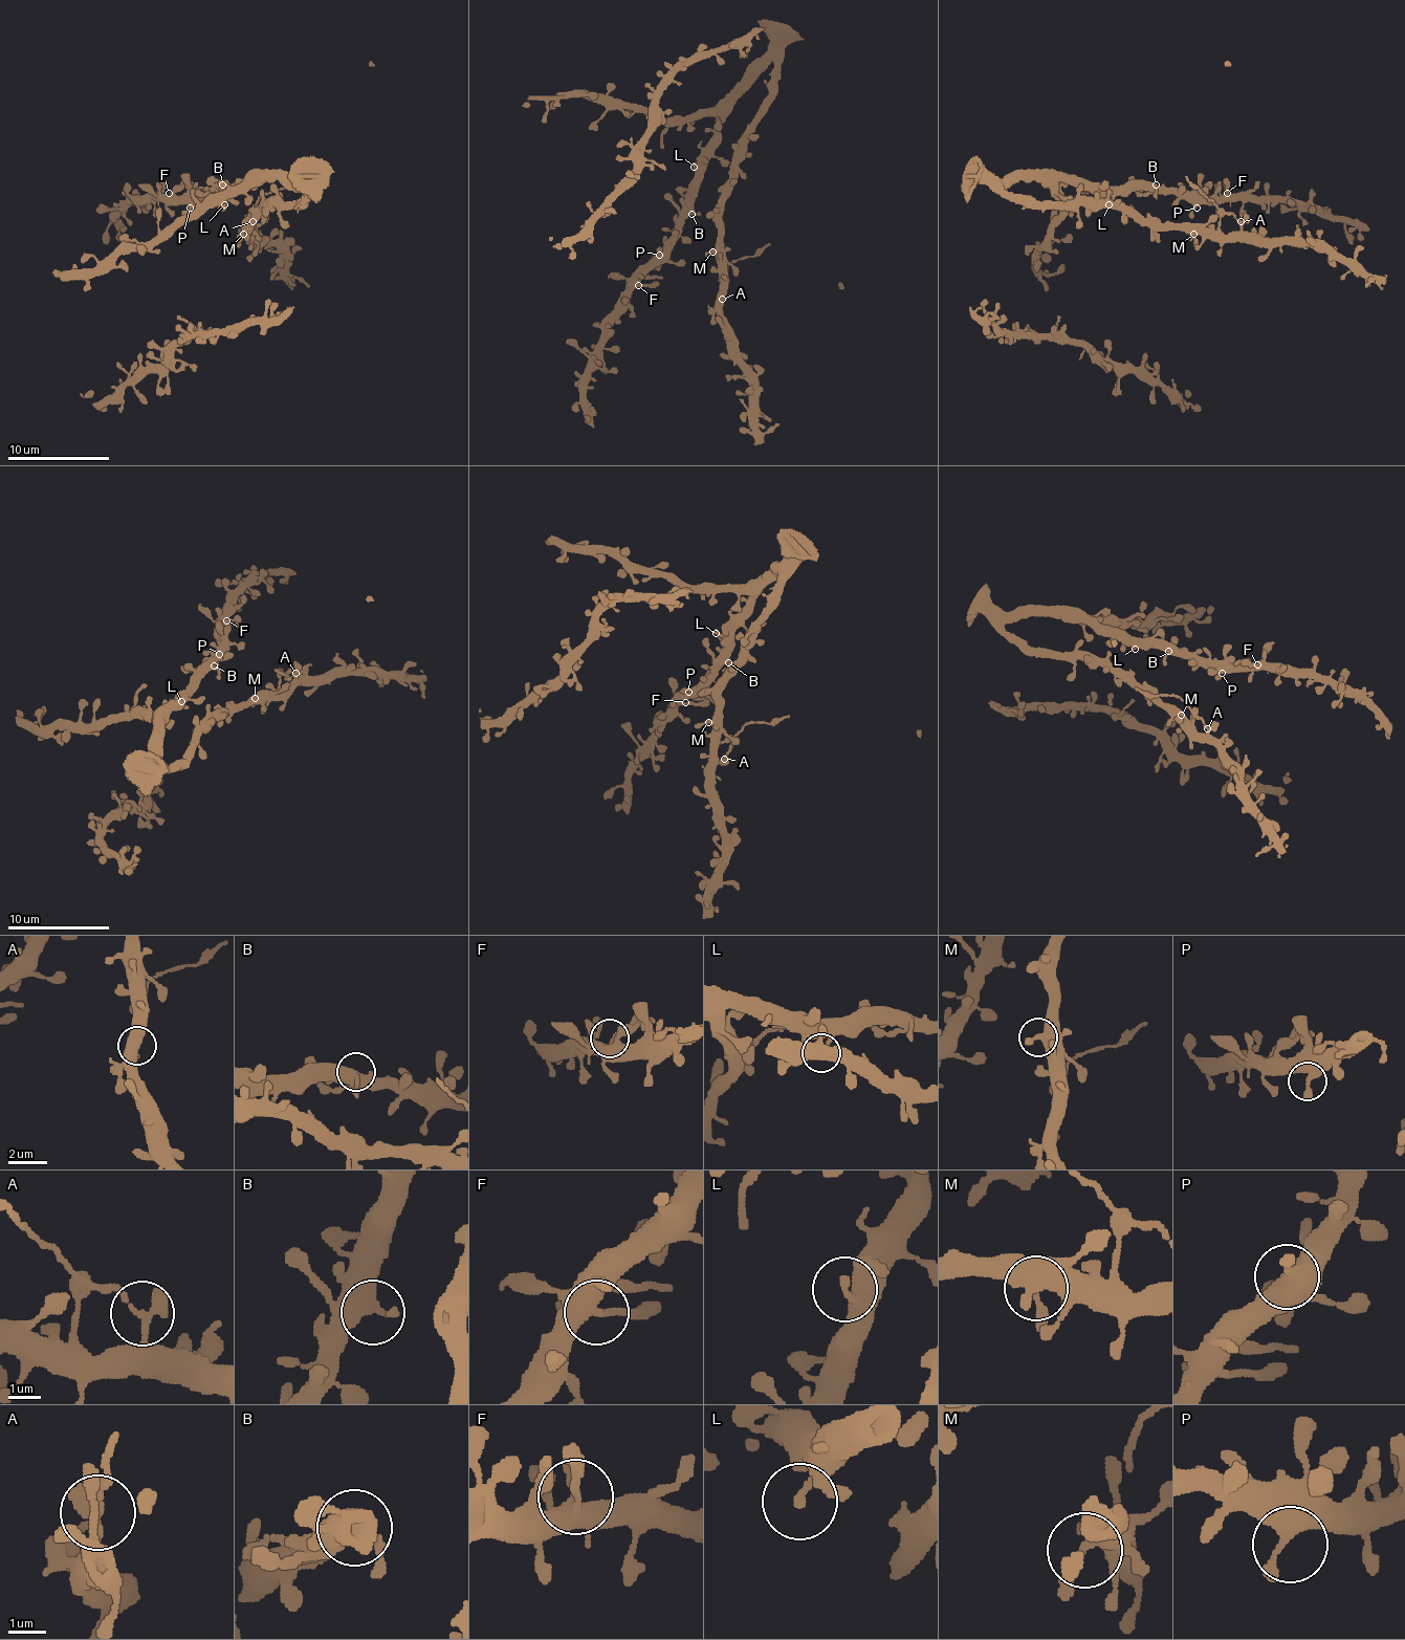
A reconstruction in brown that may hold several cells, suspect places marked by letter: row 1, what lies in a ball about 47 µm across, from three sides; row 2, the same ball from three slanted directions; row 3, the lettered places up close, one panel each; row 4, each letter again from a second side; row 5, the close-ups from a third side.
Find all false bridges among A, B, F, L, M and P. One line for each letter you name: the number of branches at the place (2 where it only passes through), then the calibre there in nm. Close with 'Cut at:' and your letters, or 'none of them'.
A: branches 2; calibre 320 nm
Cut at: A

